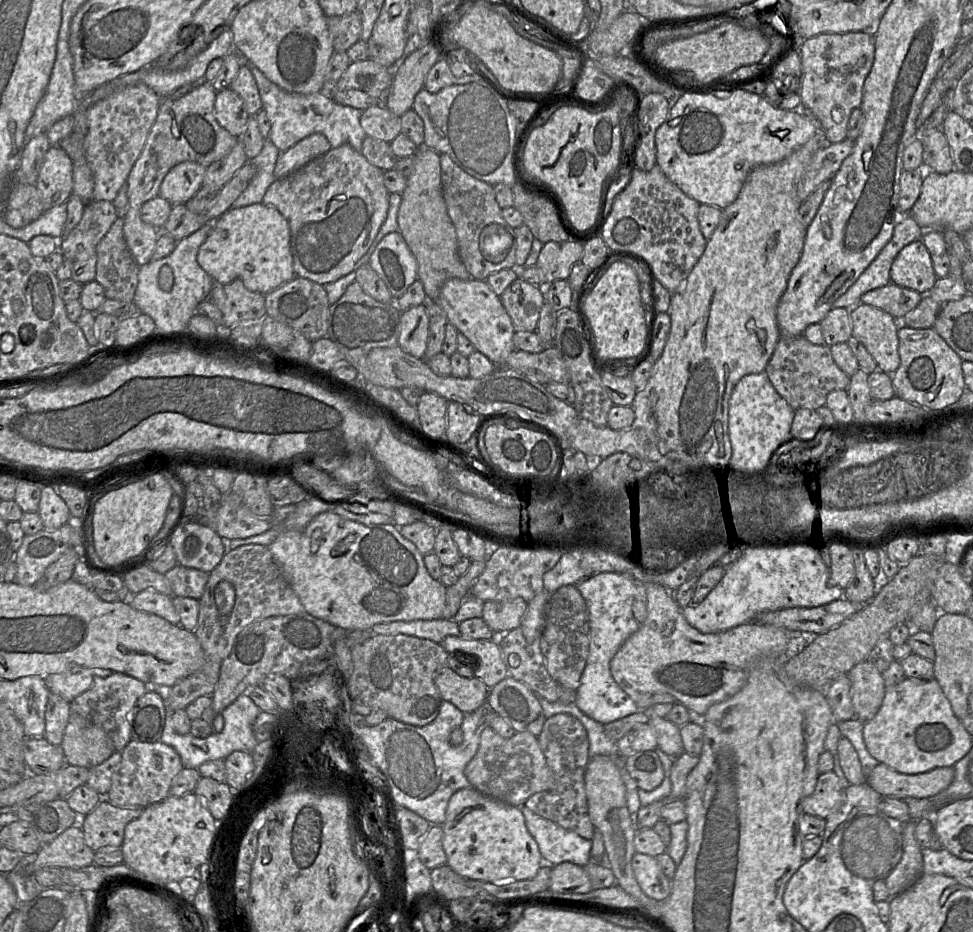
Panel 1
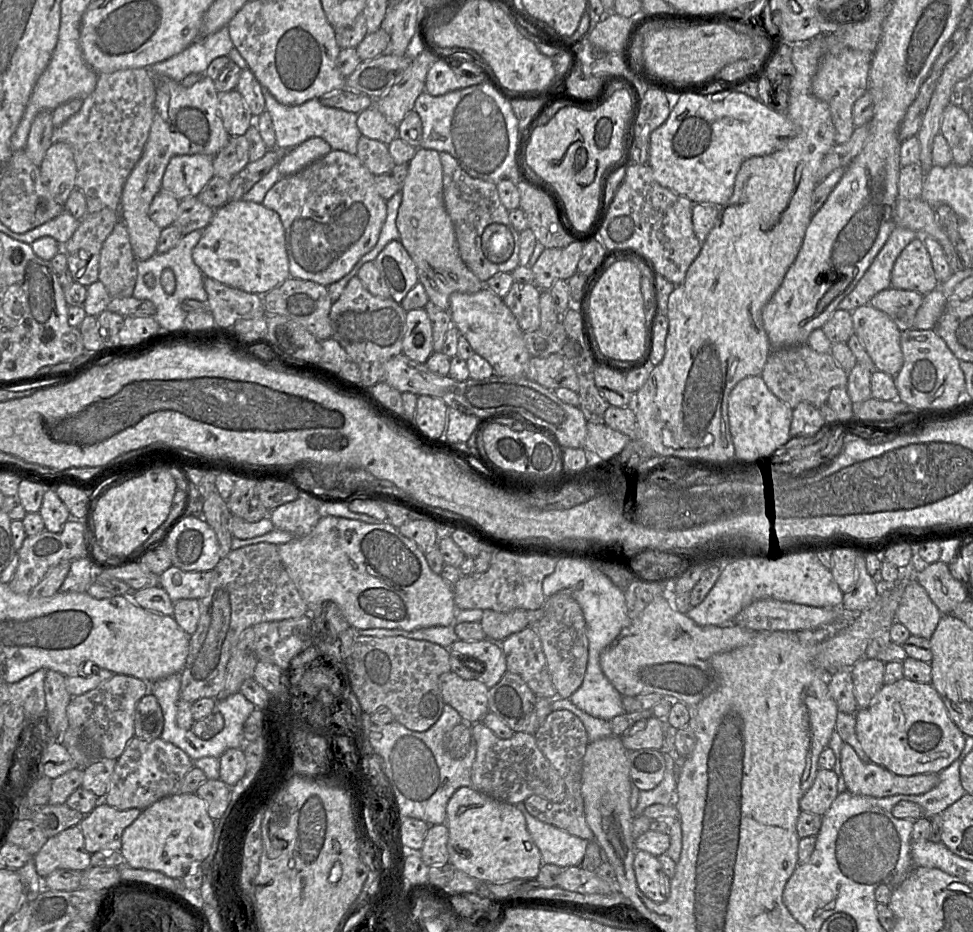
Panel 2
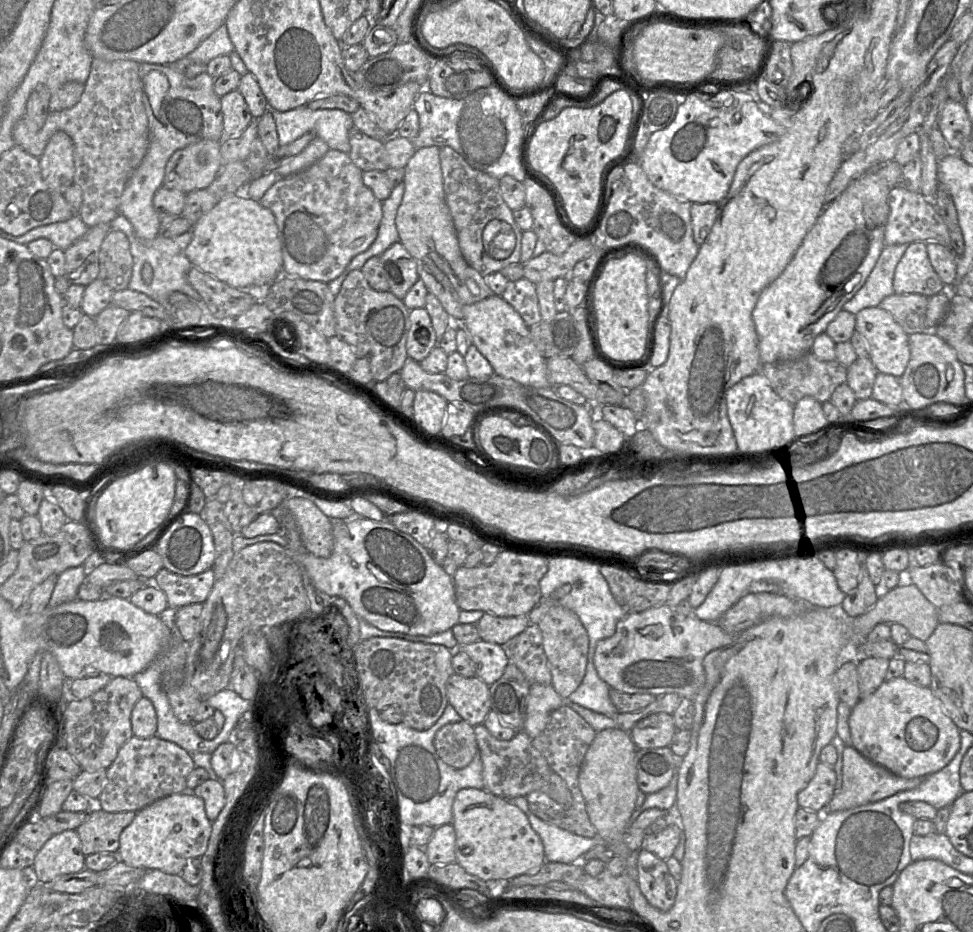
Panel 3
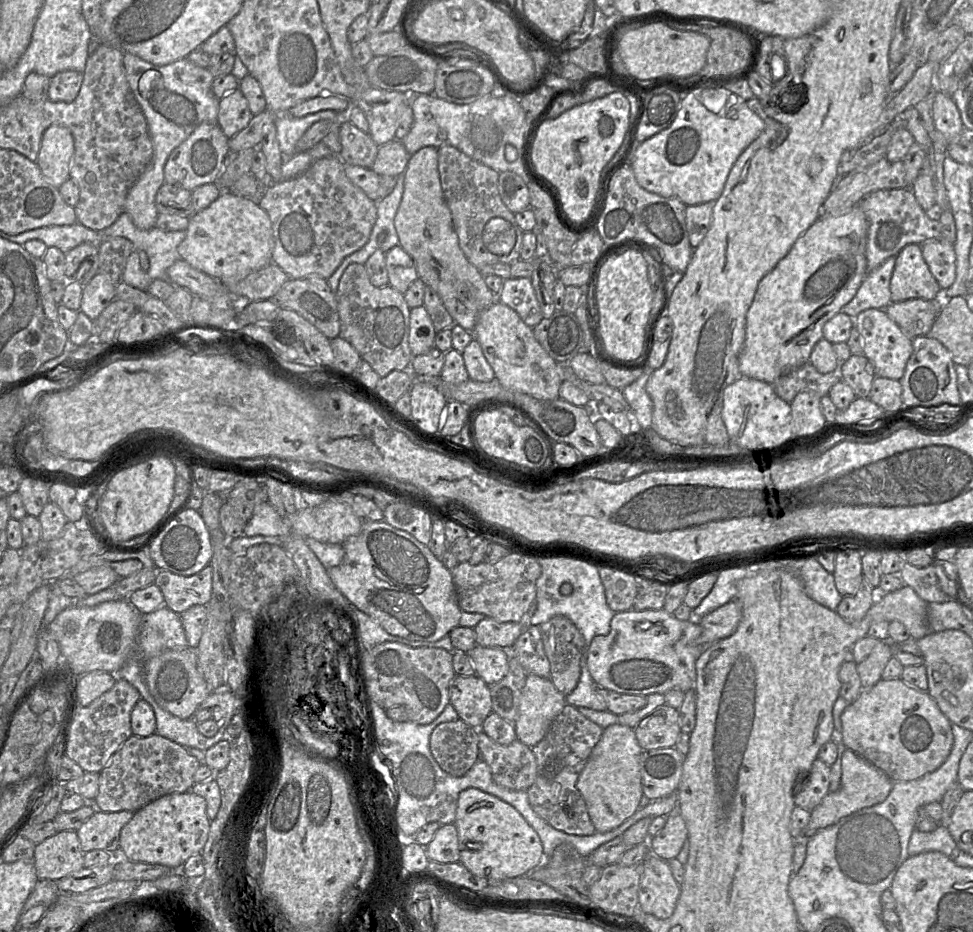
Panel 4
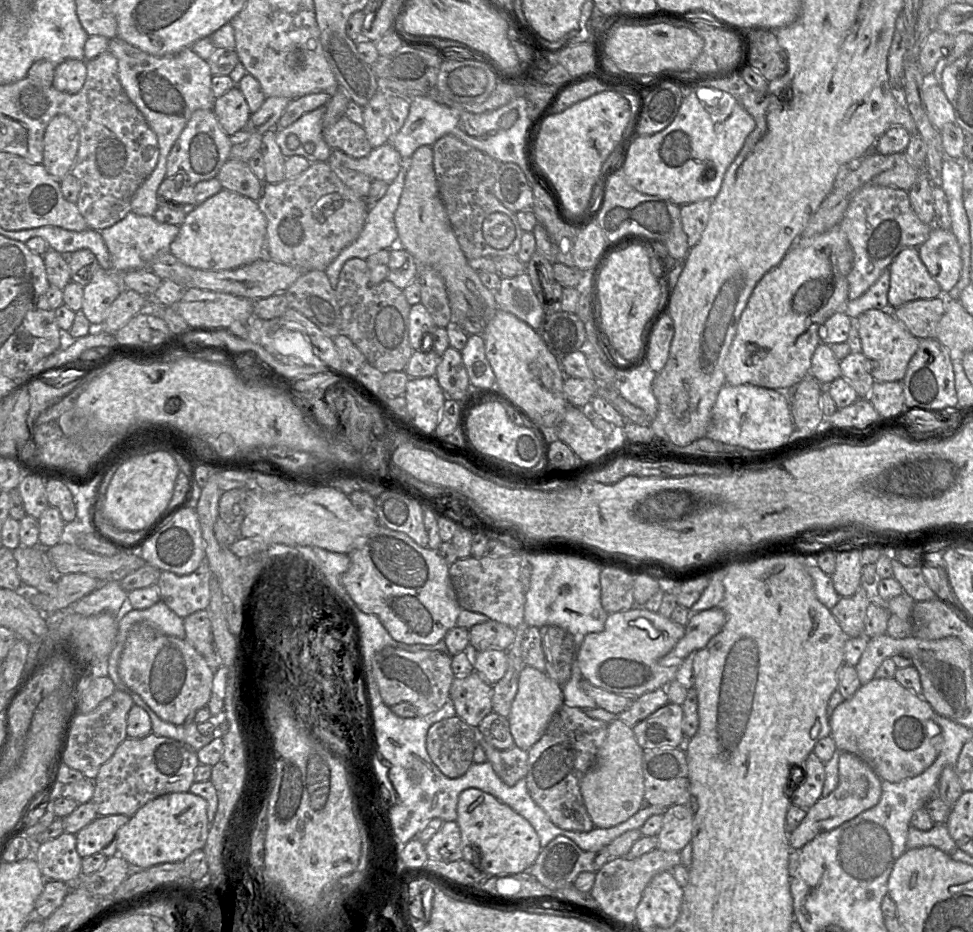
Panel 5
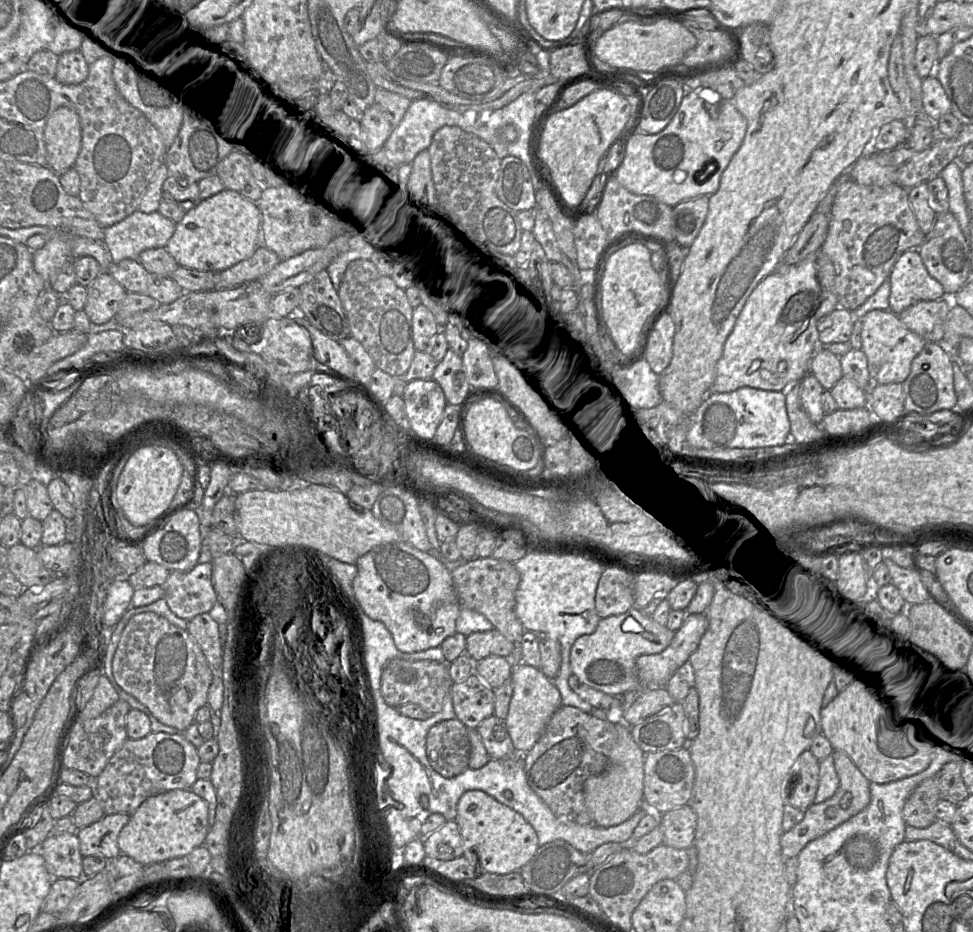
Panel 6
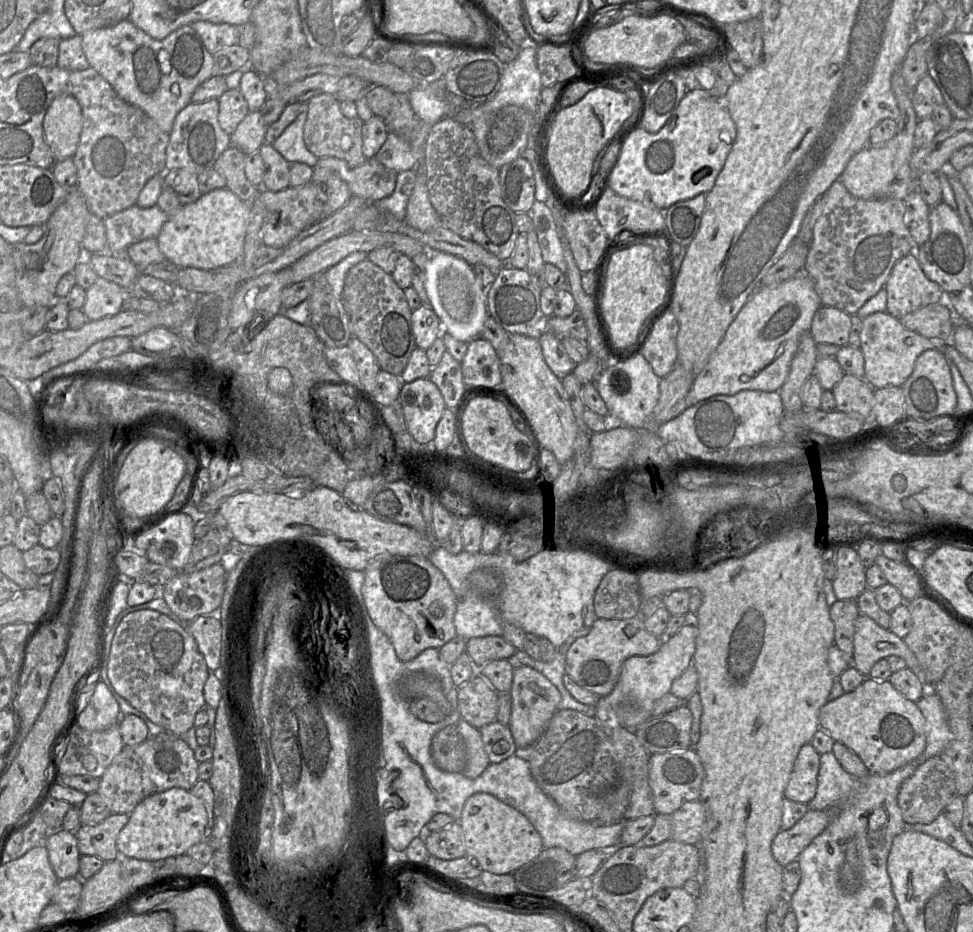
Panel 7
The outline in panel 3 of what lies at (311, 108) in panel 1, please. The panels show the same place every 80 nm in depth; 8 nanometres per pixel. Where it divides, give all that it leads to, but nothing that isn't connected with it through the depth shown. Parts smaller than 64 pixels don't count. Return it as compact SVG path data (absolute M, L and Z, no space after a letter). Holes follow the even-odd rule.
M305 106L281 112L272 110L280 146L288 145L311 132L330 149L349 154L349 131L353 125L351 114L341 109L316 109Z

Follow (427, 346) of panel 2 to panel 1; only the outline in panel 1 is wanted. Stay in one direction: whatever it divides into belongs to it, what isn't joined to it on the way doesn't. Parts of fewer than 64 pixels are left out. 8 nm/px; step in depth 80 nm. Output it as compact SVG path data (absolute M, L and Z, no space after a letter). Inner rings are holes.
M425 304L402 311L398 346L417 359L424 359L429 339L429 317Z

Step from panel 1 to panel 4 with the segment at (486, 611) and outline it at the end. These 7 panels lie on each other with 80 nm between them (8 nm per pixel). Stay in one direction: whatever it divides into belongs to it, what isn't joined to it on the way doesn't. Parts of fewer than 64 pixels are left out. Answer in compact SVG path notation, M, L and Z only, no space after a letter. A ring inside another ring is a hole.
M485 617L475 627L476 644L510 650L525 629L523 622L499 622Z

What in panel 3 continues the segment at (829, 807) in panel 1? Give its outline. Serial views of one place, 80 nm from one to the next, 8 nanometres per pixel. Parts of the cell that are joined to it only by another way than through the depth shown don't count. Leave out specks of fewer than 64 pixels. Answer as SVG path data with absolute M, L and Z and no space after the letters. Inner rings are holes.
M819 761L808 786L797 795L801 808L823 813L835 794L836 773L833 767Z

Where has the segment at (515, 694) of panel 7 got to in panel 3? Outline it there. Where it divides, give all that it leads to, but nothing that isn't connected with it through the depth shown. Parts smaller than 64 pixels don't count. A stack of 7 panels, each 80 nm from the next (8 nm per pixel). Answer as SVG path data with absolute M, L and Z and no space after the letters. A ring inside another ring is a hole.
M531 684L522 730L531 738L545 729L553 711L564 705L564 699L551 685Z

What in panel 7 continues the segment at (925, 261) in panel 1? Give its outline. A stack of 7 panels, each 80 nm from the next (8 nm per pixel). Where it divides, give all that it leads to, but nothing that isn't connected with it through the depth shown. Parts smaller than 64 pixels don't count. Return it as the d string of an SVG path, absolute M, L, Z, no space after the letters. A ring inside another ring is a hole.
M915 253L898 260L884 285L890 315L901 319L908 313L945 300L945 293L922 271Z

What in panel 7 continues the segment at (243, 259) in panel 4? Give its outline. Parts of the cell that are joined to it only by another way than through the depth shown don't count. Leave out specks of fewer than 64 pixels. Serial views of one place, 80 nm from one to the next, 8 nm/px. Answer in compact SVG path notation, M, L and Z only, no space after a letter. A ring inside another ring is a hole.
M227 187L202 194L195 202L183 205L179 212L164 223L156 240L166 259L178 267L199 269L219 268L239 260L244 253L244 240L250 219L250 204L241 200Z

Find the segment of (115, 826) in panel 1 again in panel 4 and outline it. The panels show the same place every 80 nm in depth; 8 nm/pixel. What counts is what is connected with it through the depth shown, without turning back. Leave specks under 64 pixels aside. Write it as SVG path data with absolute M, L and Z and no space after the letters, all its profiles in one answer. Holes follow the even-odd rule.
M132 811L95 813L76 831L81 850L104 850L118 856L121 829L133 817Z

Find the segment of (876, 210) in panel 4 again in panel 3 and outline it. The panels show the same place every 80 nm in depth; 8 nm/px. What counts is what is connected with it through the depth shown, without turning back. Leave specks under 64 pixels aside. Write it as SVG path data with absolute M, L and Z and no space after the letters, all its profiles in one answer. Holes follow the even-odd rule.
M902 185L891 188L888 194L889 217L885 225L885 245L909 244L916 241L938 242L951 248L949 228L939 215L932 200L920 192L913 192Z

